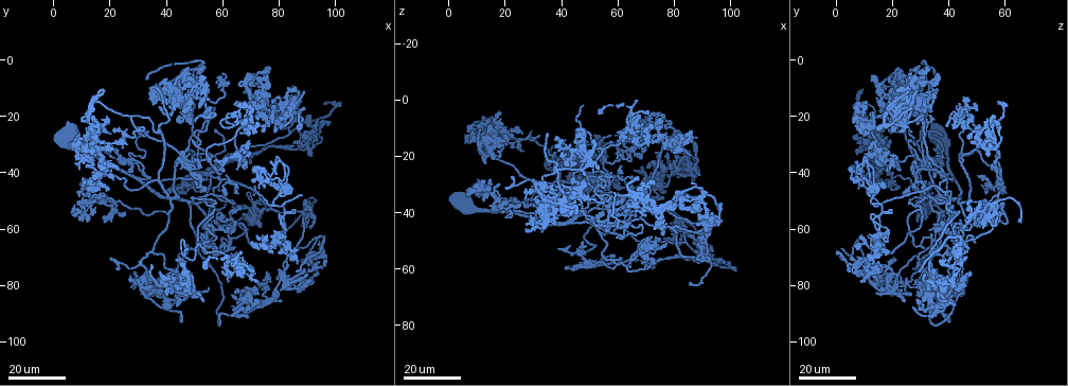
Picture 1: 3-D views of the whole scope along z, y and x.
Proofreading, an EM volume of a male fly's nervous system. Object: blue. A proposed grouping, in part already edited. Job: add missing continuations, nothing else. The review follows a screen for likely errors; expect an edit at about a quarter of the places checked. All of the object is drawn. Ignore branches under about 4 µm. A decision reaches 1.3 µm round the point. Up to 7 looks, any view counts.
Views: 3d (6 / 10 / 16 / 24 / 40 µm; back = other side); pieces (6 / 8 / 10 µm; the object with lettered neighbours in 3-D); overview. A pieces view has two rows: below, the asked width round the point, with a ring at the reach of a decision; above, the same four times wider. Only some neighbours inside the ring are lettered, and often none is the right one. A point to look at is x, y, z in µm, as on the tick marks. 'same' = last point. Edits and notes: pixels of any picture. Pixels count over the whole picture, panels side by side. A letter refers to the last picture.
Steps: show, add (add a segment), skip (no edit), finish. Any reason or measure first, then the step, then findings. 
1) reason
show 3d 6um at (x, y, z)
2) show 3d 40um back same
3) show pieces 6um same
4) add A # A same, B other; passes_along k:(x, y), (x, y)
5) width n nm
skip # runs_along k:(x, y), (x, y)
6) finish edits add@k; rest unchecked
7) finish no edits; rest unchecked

end of a long branch
show 3d 16um at (87, 18, 18)

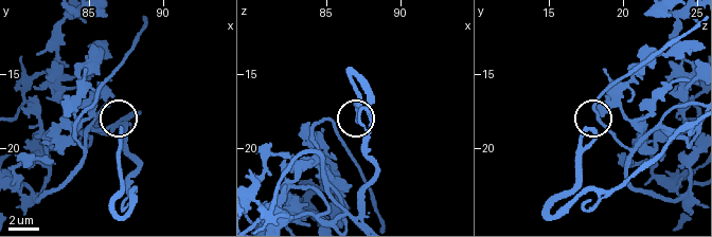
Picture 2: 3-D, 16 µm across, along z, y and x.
show pieces 6um at (87.0, 18.6, 17.8)

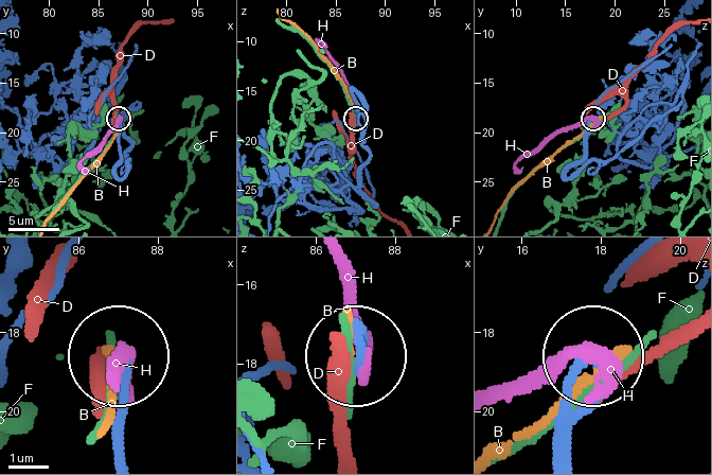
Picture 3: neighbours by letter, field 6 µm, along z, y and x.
skip # B other, D other, F other, H other; none of them fits

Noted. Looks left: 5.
branch stops here
show 3d 16um at (87, 25, 15)

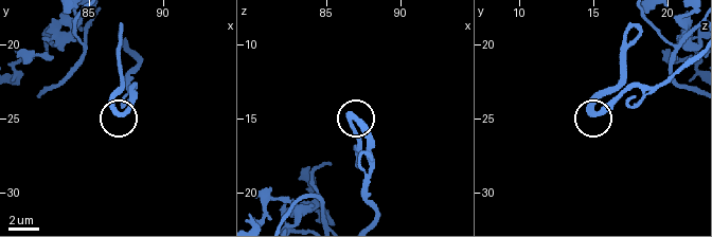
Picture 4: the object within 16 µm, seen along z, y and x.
see the neighbours
show pieces 10um at (86.6, 24.4, 14.6)

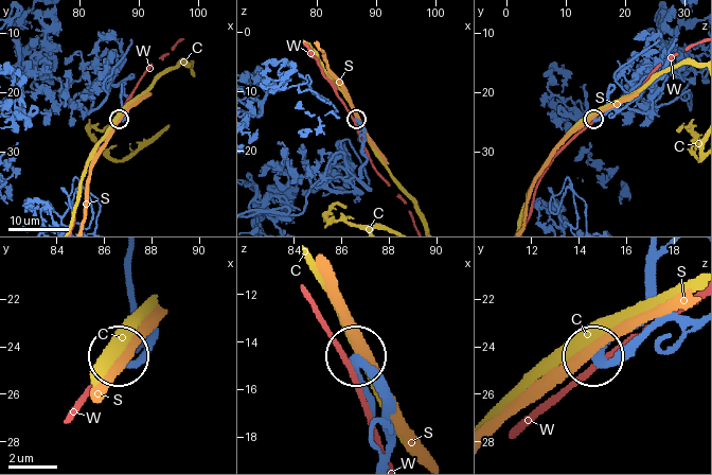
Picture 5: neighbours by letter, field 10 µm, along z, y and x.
skip # C other, S other, W other; none of them fits

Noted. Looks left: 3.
free end
show 3d 24um at (97, 22, 57)

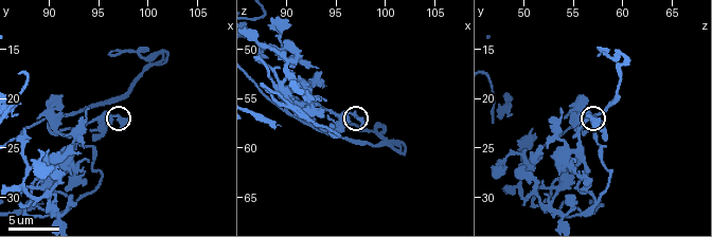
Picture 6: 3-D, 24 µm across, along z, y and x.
see the neighbours
show pieces 6um at (97.4, 22.8, 58.0)

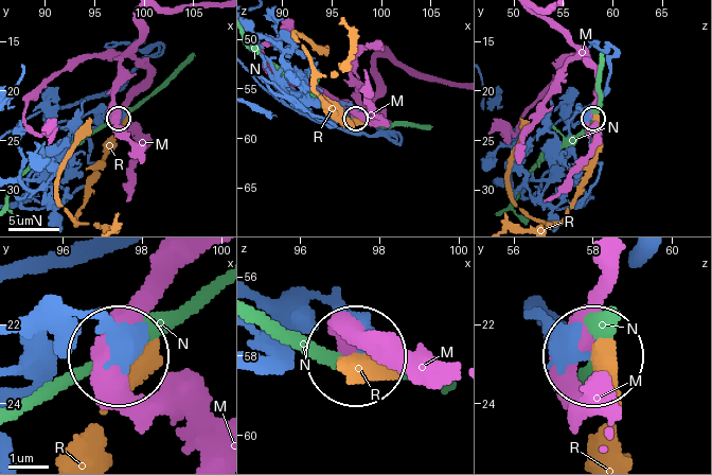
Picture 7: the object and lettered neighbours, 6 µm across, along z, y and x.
skip # M other, N other, R other; no lettered segment goes on from it

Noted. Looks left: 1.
finish no edits; rest unchecked

